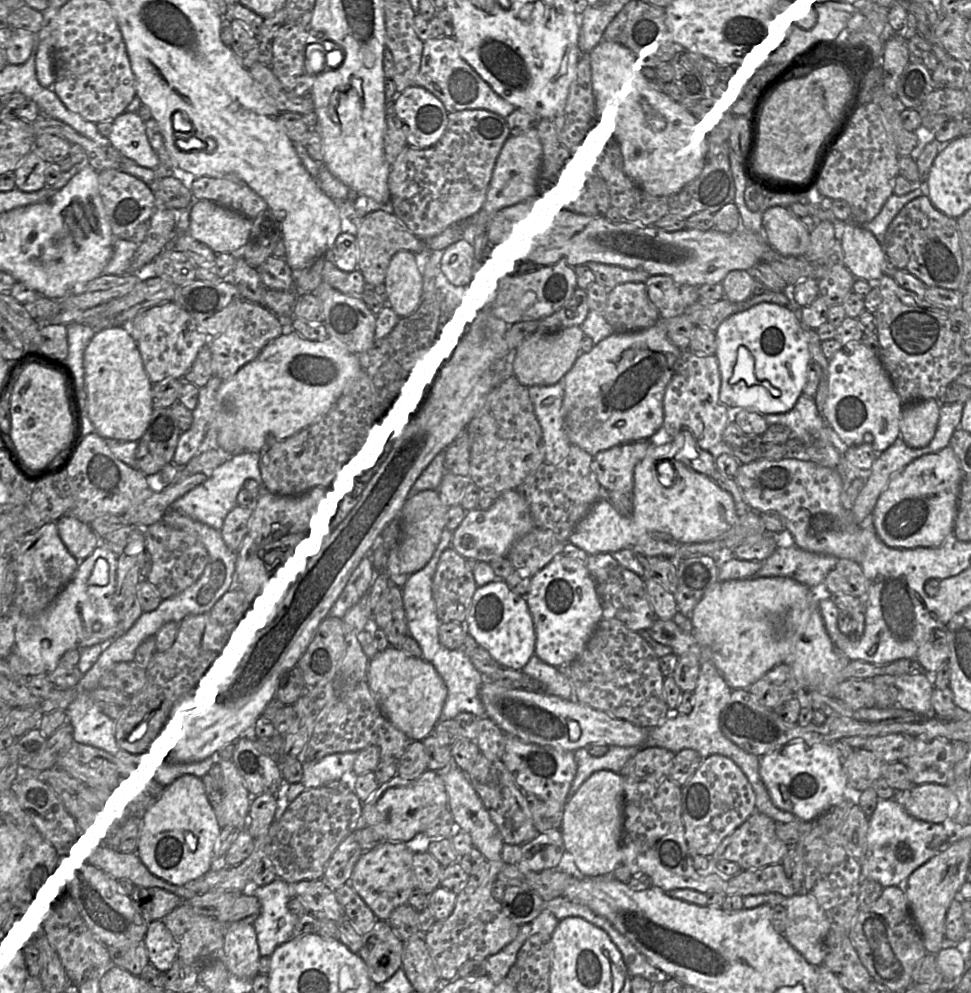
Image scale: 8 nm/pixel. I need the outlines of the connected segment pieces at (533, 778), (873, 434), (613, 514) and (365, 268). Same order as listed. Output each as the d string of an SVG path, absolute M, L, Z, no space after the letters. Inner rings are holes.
M506 735L505 751L501 760L511 773L515 783L525 794L534 794L545 802L557 802L562 806L565 805L577 771L574 752L540 746Z
M847 342L828 361L828 395L823 418L847 446L871 444L877 452L886 450L900 435L903 404L878 355L859 342Z
M671 441L663 445L650 445L644 458L634 468L633 514L622 516L610 501L600 499L576 525L568 542L588 555L613 554L633 548L642 535L651 531L667 533L676 541L686 544L708 542L728 531L739 518L731 494L720 488L711 477L696 472L675 460L674 456L675 446ZM659 463L665 466L664 472L671 475L670 481L659 481ZM720 507L725 509L723 517Z
M384 210L373 211L362 218L356 240L359 248L357 269L368 286L384 283L389 263L396 253L409 251L418 254L427 249L425 242L409 232L393 212Z

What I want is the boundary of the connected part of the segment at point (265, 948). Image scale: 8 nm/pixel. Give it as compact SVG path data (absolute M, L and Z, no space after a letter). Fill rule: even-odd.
M277 877L274 881L263 886L252 886L252 894L261 903L261 913L253 923L257 935L259 953L261 956L271 956L275 949L292 938L293 929L299 920L299 916L288 909L288 901L294 898L294 886Z

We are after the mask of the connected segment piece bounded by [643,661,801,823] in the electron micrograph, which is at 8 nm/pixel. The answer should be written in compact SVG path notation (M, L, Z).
M700 661L699 676L692 694L692 711L680 714L672 719L662 721L657 726L647 729L647 739L643 747L662 747L678 753L683 749L696 750L703 759L713 754L719 754L731 759L744 773L755 793L755 805L759 812L769 816L774 821L791 823L801 820L794 814L777 808L761 779L759 773L760 757L746 752L724 736L720 728L720 714L728 703L732 689L727 685L719 671L711 661Z

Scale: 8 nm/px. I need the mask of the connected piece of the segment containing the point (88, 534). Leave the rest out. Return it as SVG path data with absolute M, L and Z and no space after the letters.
M64 515L57 522L60 538L68 551L79 561L89 557L101 544L101 539L90 527L72 515Z

